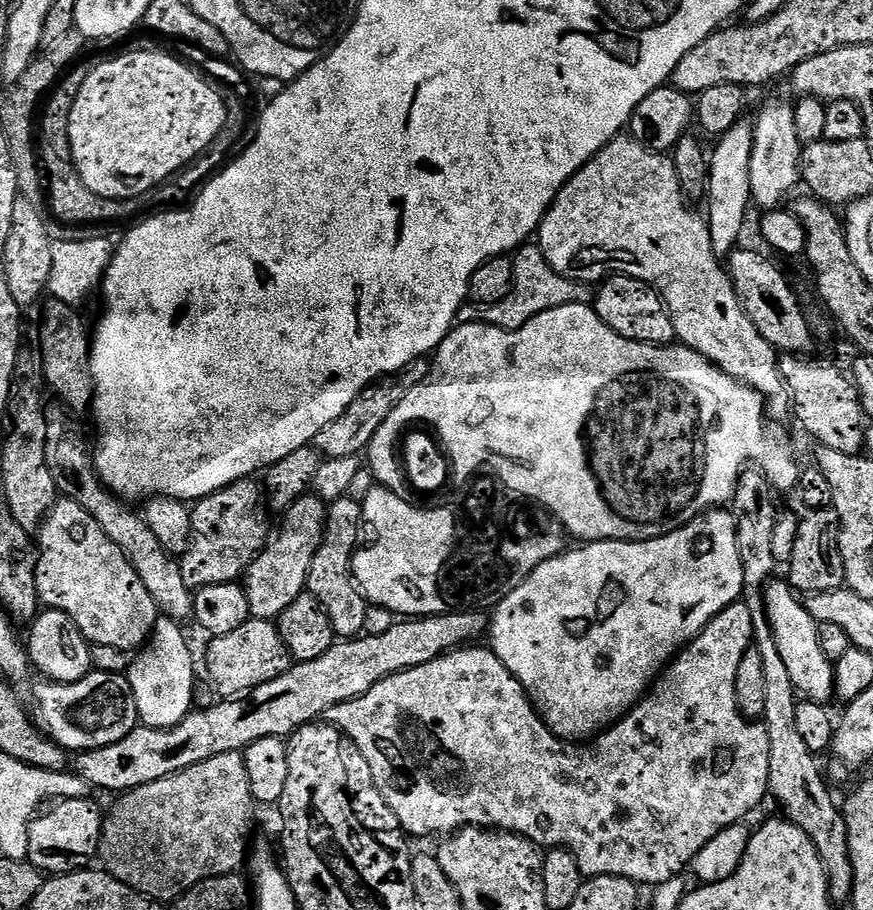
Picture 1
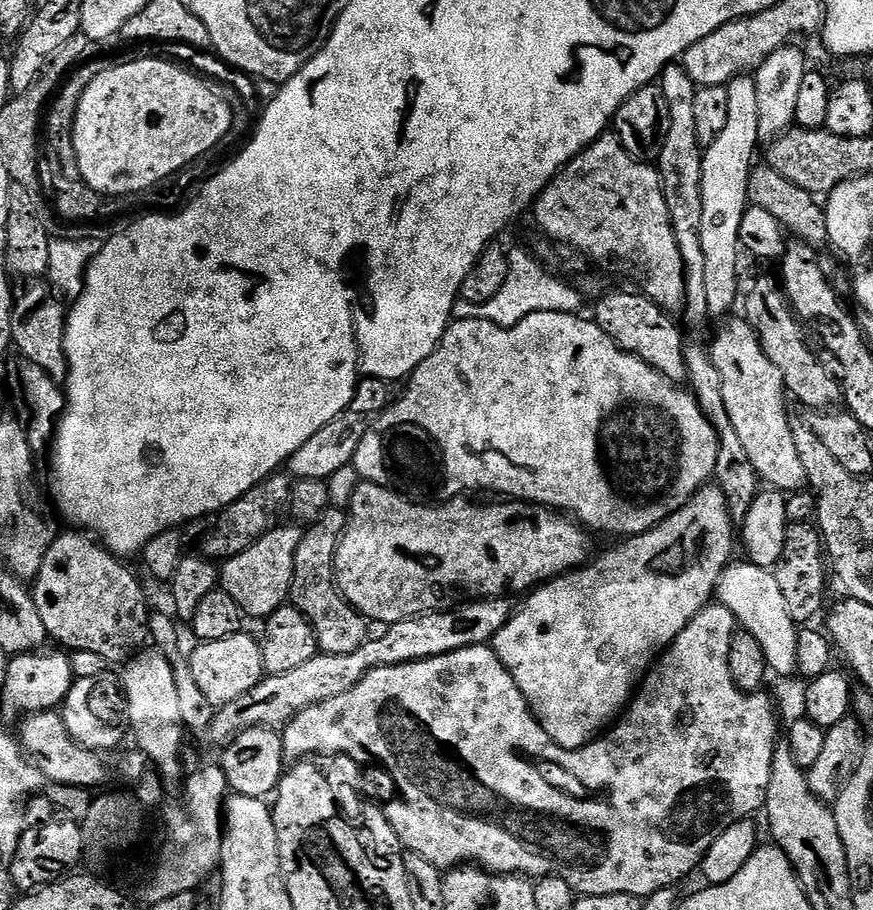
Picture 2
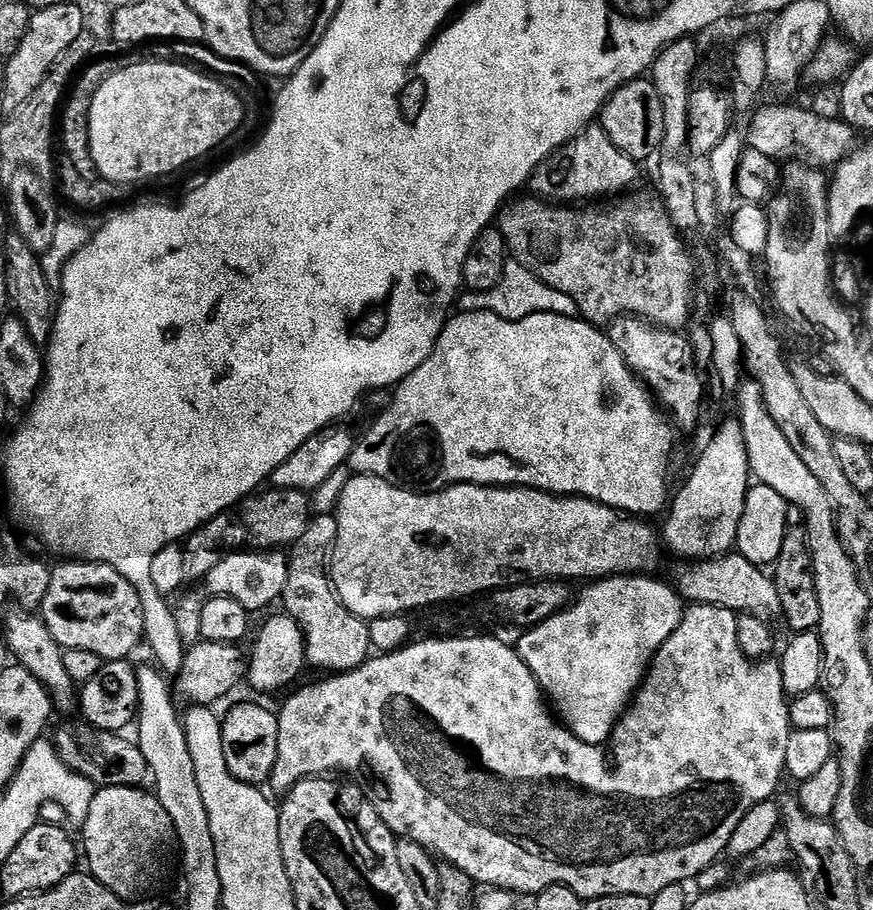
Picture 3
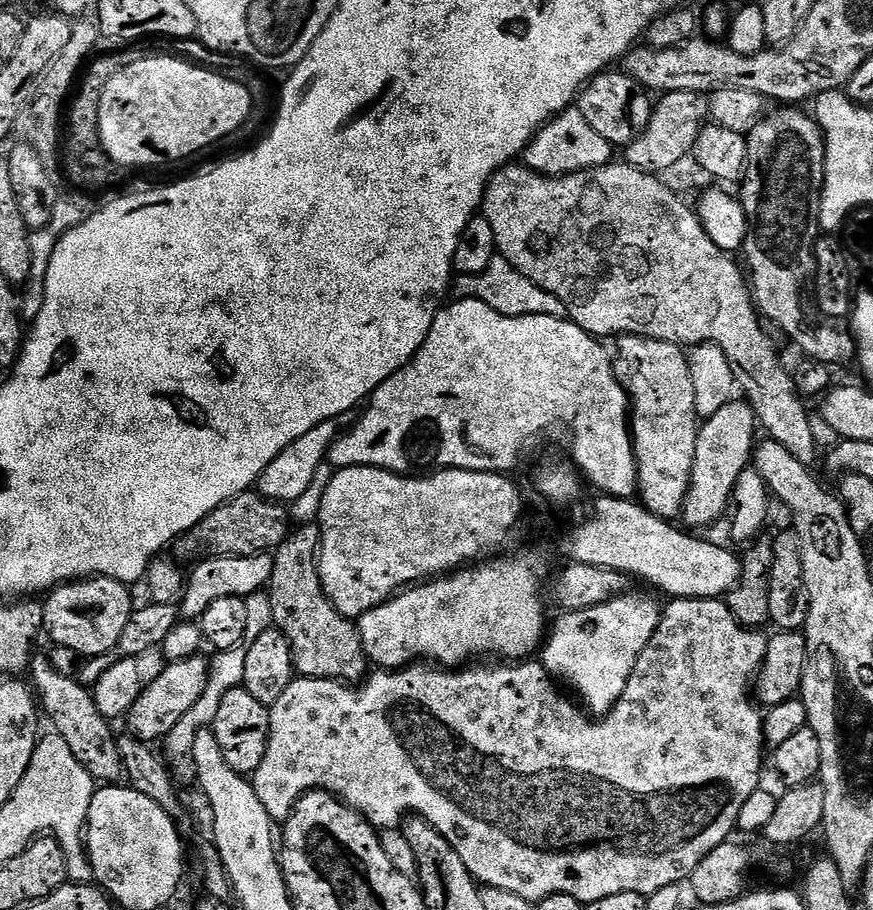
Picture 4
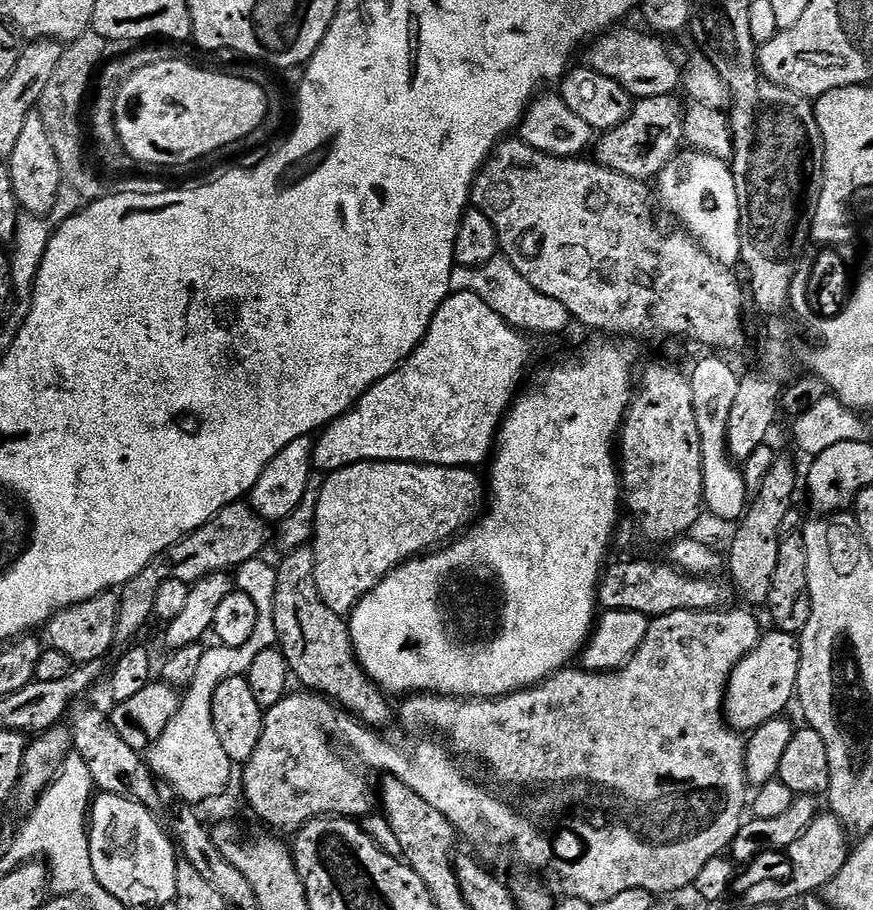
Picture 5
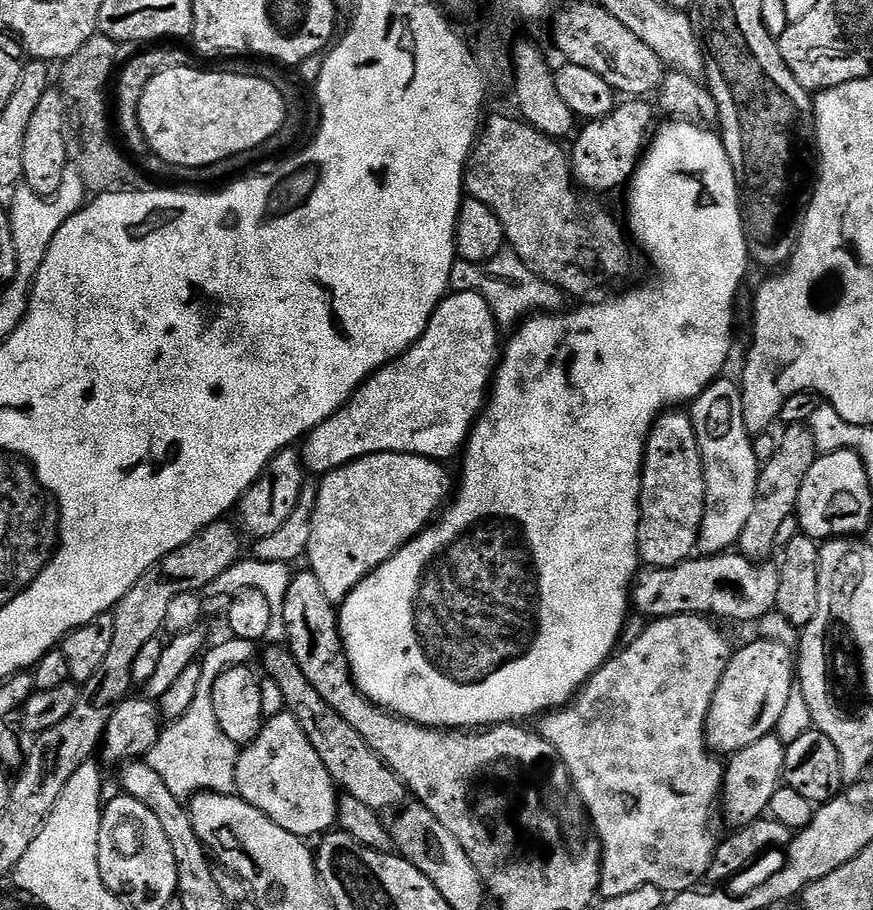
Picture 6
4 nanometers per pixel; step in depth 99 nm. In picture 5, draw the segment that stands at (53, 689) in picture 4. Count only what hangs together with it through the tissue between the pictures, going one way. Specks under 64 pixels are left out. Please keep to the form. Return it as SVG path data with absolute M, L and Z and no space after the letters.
M82 708L73 711L70 723L72 733L73 749L82 757L90 774L92 774L95 787L103 794L114 797L126 797L136 800L152 811L159 811L164 801L161 798L160 788L157 779L152 775L145 757L127 746L122 741L121 735L114 730L109 715L94 708Z

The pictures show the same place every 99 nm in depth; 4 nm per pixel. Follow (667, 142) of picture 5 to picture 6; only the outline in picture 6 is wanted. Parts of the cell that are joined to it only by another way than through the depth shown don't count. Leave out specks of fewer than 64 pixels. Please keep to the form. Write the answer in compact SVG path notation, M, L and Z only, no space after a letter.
M644 98L625 99L617 103L610 114L587 121L583 125L584 129L580 128L575 133L576 141L572 144L572 150L570 148L570 171L573 181L585 193L608 192L620 183L623 185L635 172L637 163L654 132L652 108L648 103Z

